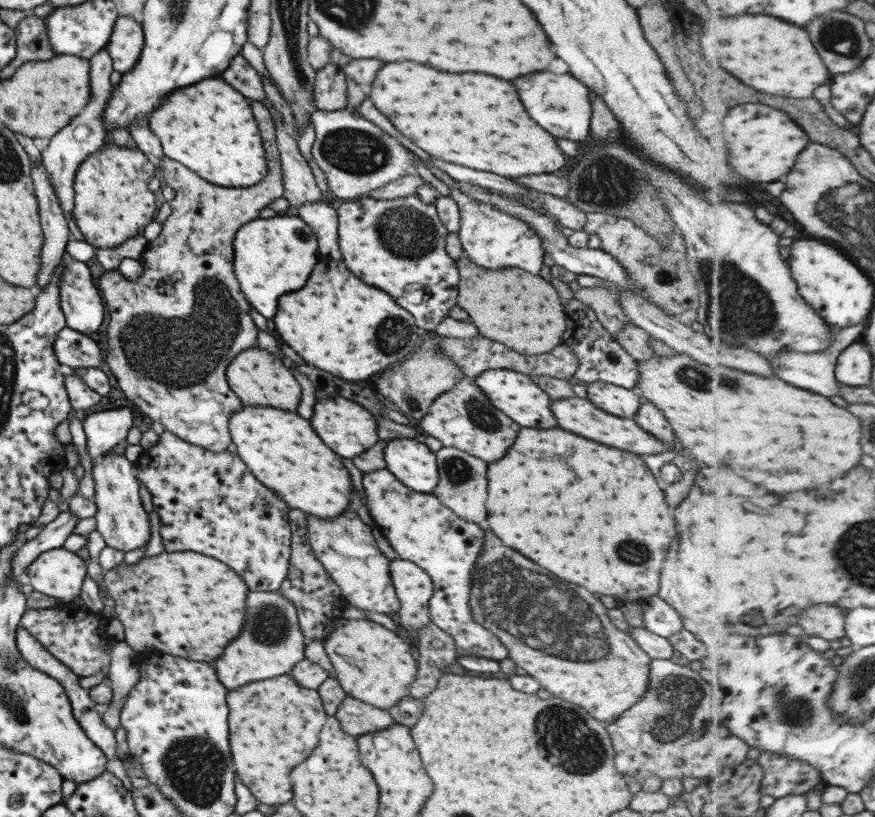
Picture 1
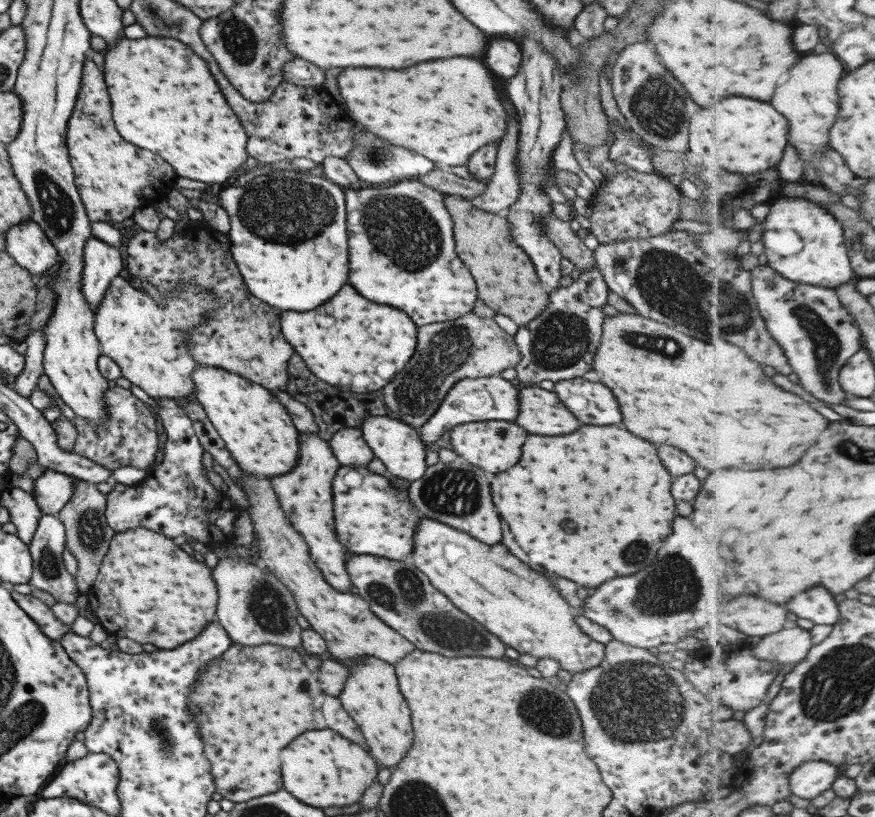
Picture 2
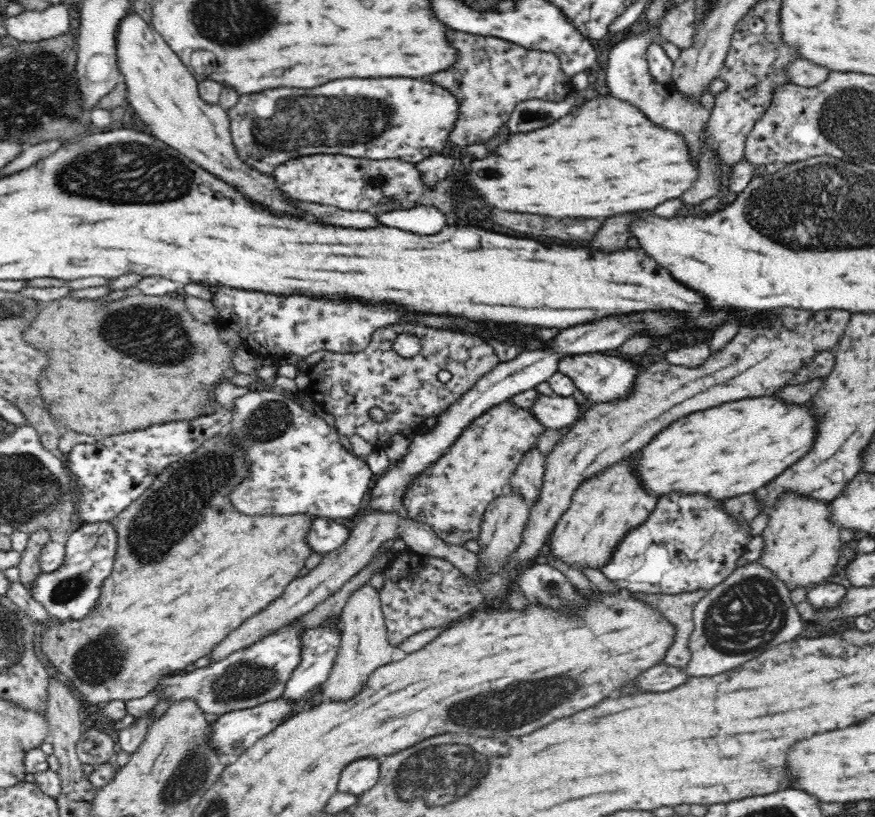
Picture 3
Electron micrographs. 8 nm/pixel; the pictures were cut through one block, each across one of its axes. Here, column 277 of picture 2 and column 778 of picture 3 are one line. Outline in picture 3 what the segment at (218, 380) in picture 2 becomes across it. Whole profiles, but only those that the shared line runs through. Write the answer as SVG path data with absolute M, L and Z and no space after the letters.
M774 395L736 400L718 408L694 412L670 424L646 448L640 450L640 456L636 458L636 472L644 480L646 490L656 496L668 494L672 490L682 490L726 500L754 493L798 462L806 452L810 452L816 440L816 424L818 419L810 409L809 402L806 405L786 404Z

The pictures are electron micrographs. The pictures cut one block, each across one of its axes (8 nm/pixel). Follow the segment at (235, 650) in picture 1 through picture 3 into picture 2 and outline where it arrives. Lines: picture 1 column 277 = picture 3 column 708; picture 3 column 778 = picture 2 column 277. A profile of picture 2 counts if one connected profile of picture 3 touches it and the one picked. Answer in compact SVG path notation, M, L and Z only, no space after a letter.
M224 556L211 571L218 587L215 618L232 641L244 646L278 644L300 650L302 627L296 622L300 612L284 583L274 575L266 575L258 566L240 556Z

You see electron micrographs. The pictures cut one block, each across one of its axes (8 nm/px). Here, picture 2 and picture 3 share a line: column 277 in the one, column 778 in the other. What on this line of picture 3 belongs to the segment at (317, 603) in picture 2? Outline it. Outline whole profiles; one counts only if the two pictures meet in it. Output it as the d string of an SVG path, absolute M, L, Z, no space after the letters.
M786 491L766 514L770 520L762 533L765 552L758 563L770 569L791 590L795 587L808 590L825 584L842 554L843 545L840 541L841 528L829 521L830 501L816 501L796 491Z

